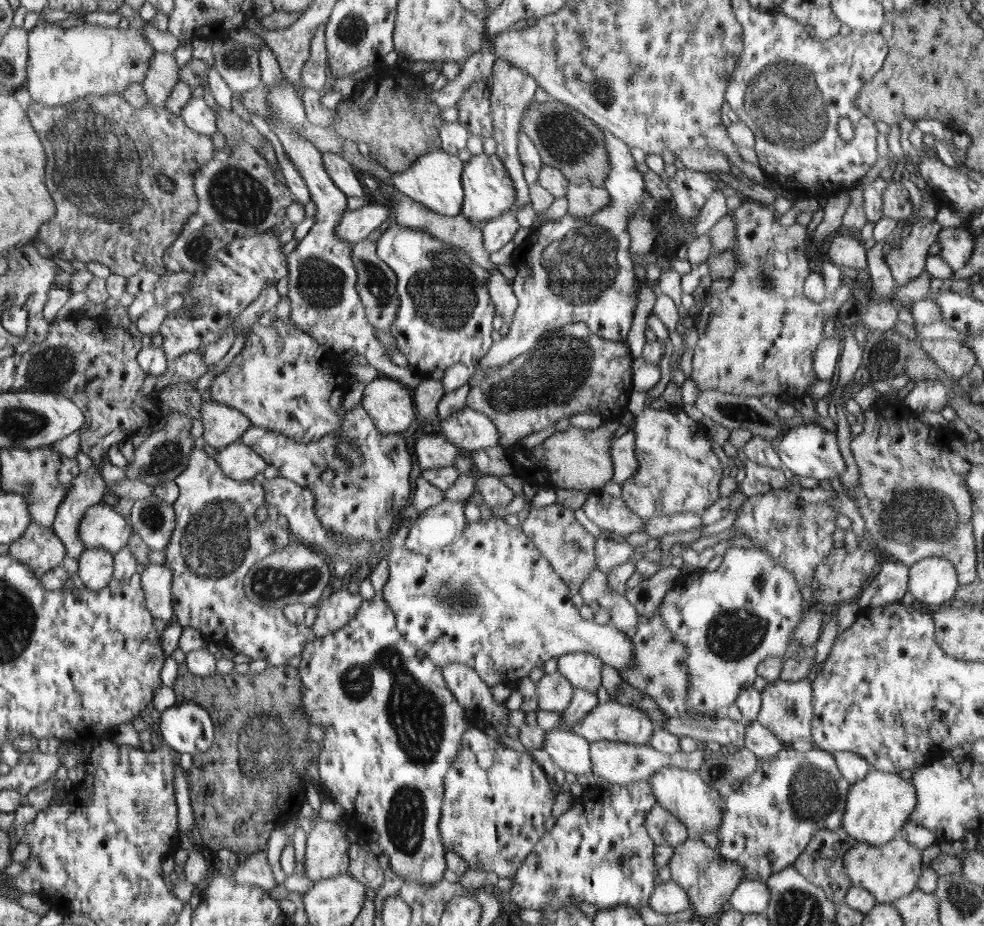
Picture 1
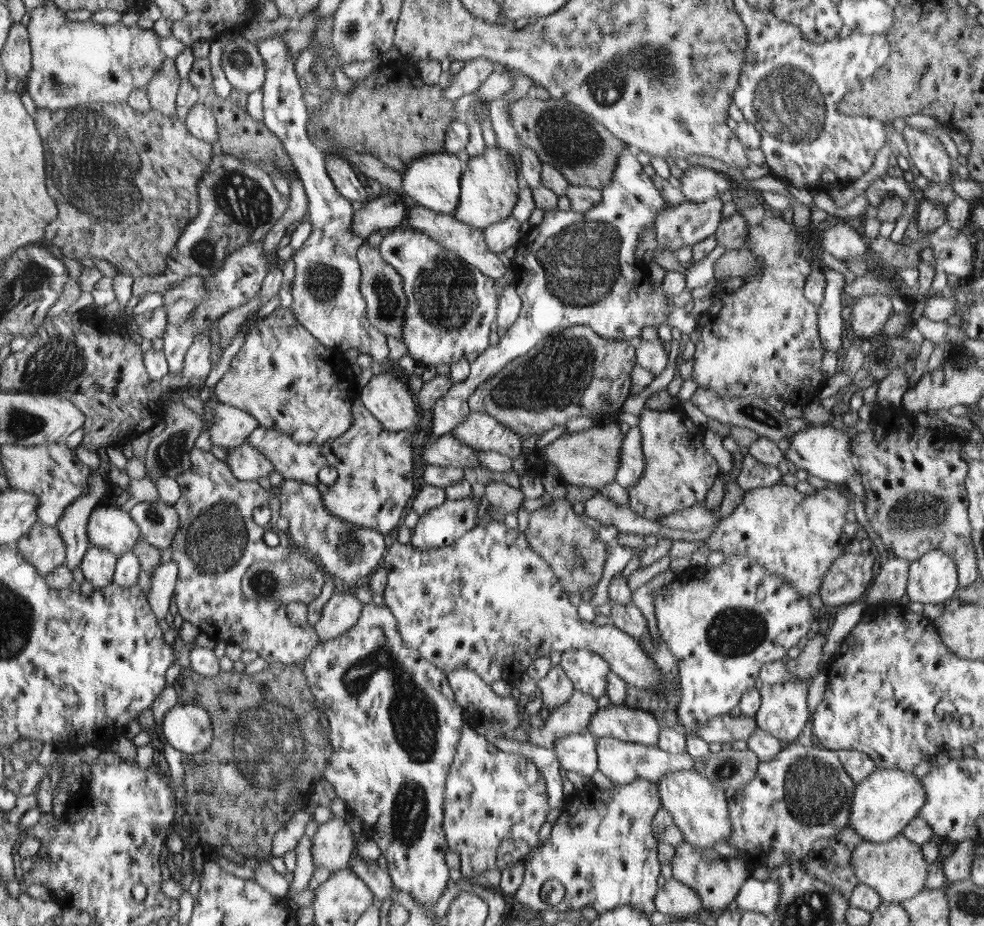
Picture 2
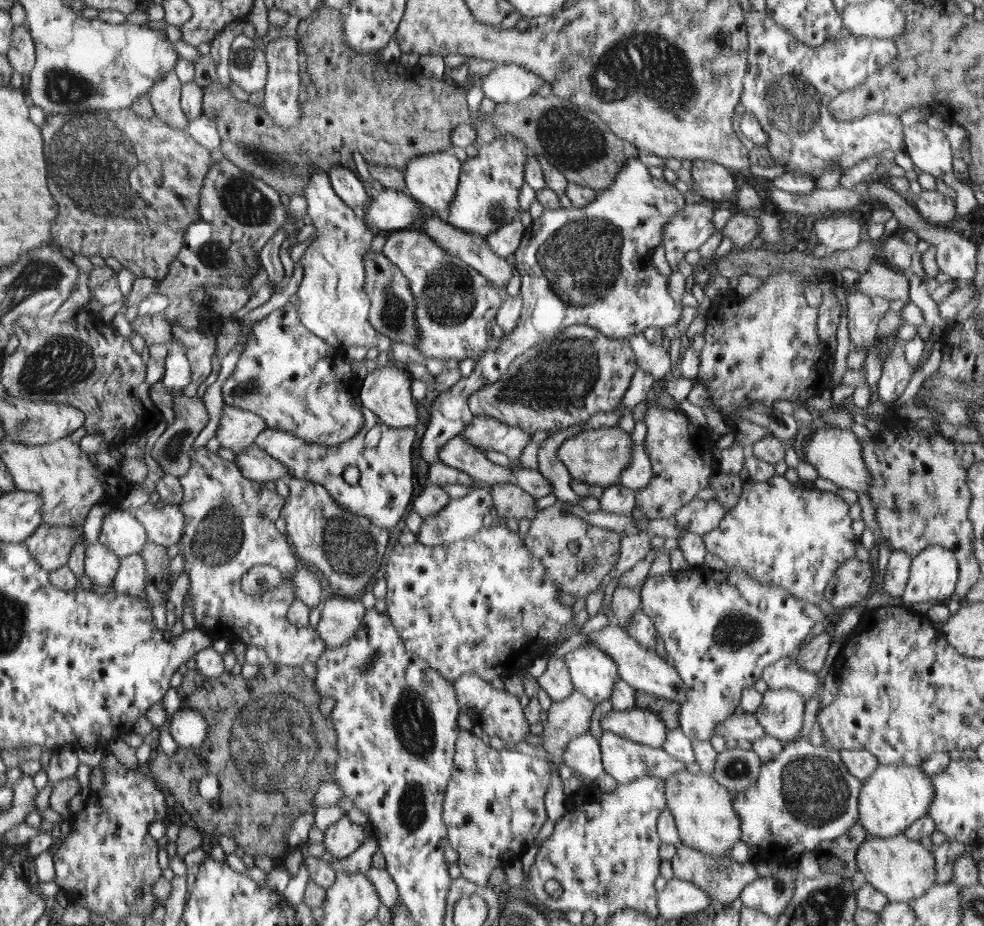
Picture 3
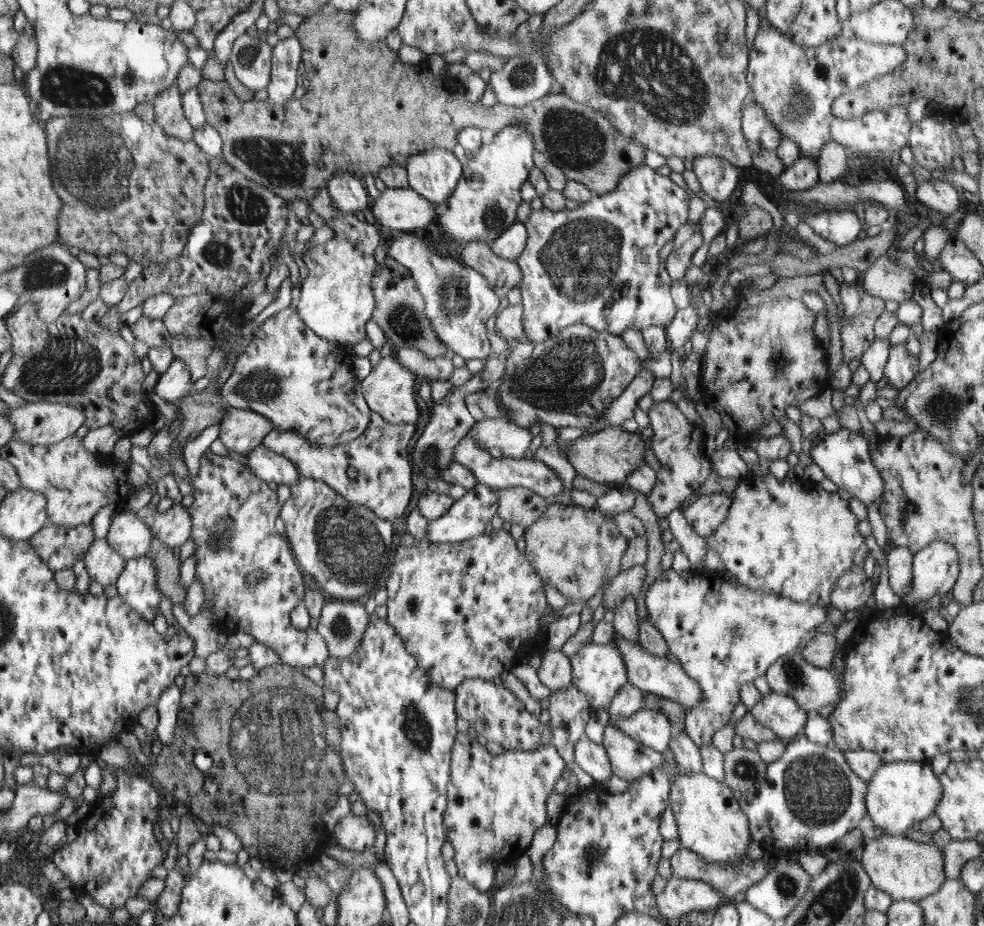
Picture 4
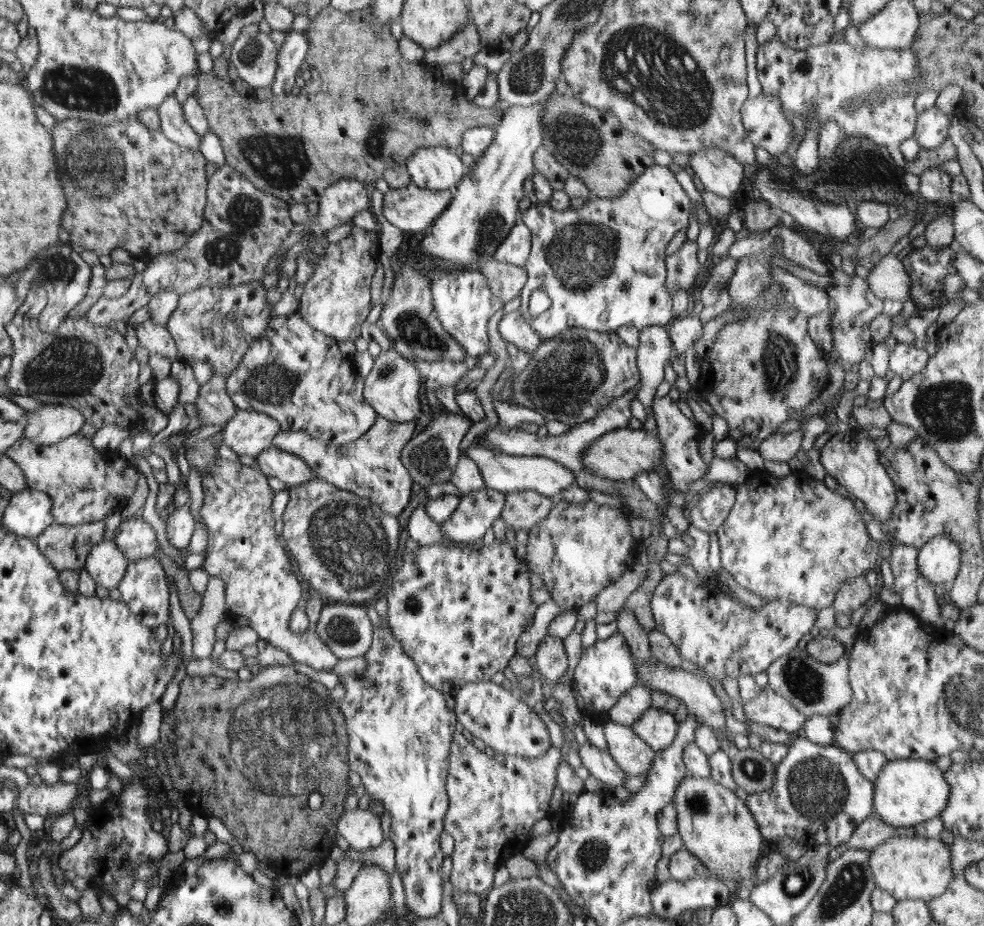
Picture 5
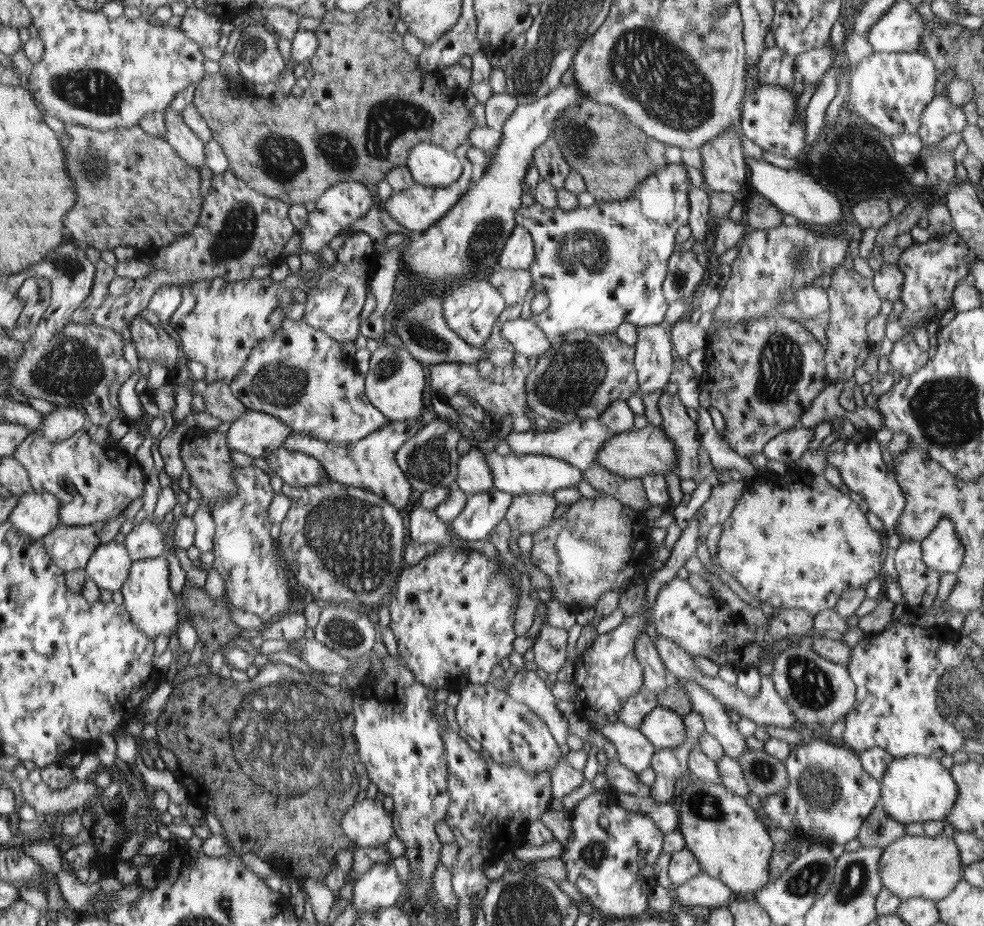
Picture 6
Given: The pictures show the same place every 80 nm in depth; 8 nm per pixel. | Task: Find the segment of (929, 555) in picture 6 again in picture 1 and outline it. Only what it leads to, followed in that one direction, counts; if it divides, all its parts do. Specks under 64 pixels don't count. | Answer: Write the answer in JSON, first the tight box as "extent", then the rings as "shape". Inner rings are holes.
{"extent":[908,558,959,606],"shape":[[[922,558],[909,568],[908,593],[923,606],[949,605],[959,586],[956,569],[946,558]]]}

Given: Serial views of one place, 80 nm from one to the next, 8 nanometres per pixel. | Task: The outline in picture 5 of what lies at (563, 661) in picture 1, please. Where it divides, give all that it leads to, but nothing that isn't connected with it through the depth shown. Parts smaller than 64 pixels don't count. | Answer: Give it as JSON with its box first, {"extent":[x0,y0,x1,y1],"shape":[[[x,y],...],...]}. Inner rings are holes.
{"extent":[573,632,638,722],"shape":[[[616,632],[610,638],[598,639],[581,654],[574,670],[573,685],[582,701],[586,717],[602,718],[607,722],[609,710],[620,701],[622,694],[638,685],[637,668],[631,656],[631,647],[624,634]]]}

